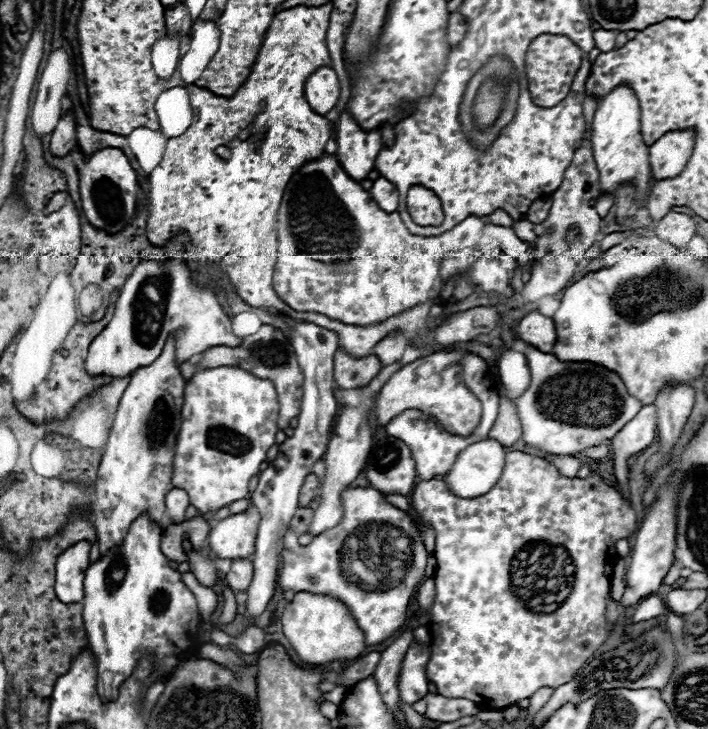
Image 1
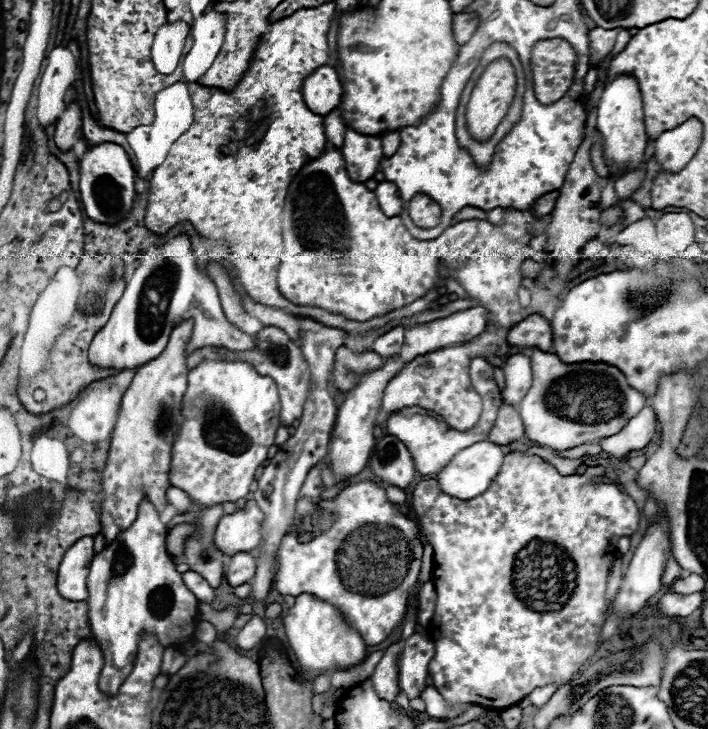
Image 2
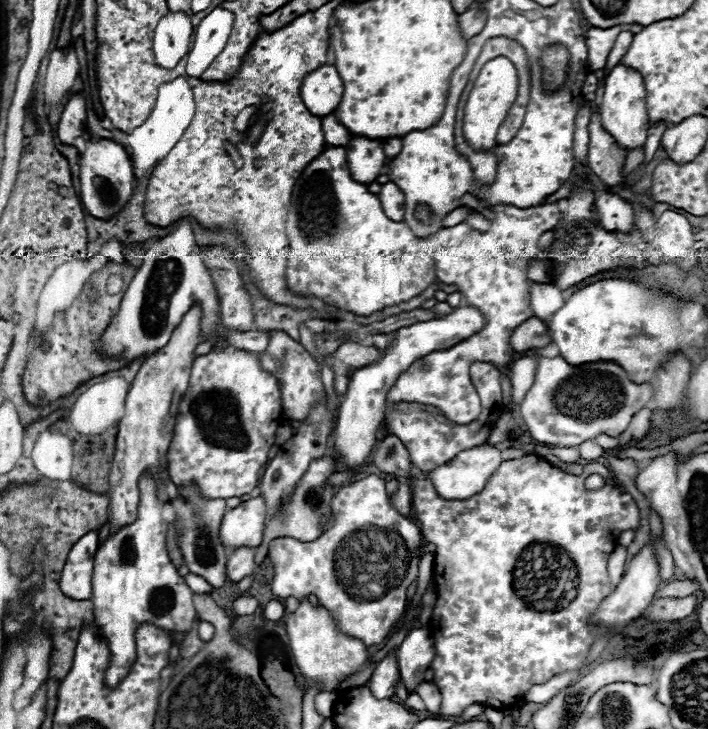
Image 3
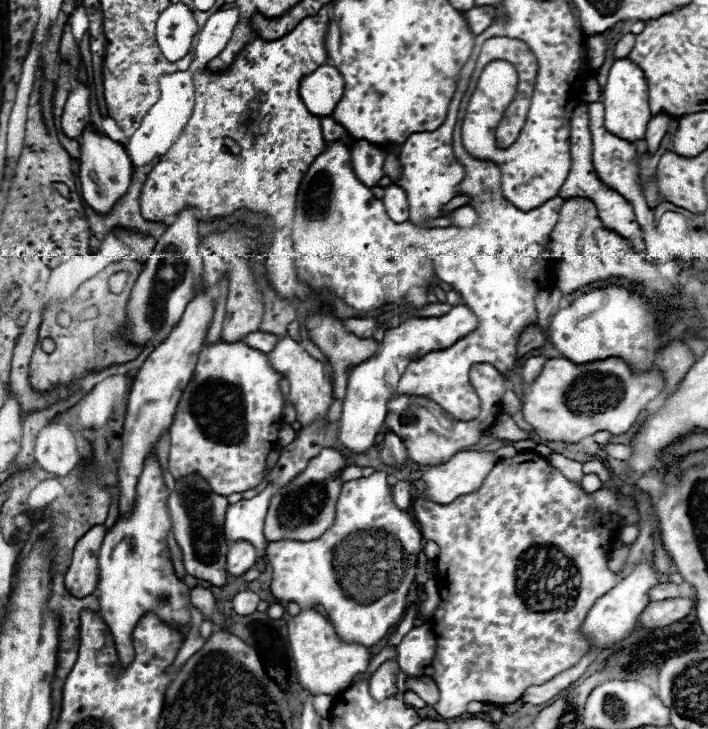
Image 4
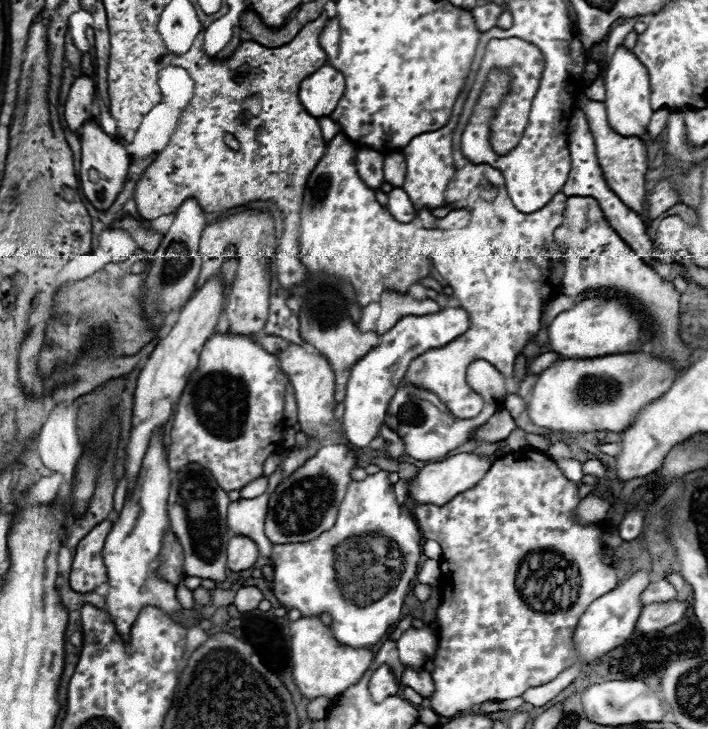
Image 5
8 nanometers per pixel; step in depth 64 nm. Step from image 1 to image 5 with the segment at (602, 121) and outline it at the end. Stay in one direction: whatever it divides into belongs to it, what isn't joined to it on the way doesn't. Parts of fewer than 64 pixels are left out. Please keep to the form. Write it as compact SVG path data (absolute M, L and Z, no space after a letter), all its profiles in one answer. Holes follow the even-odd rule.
M622 44L616 48L606 68L604 88L606 88L604 104L608 108L608 122L612 124L612 128L622 136L642 136L652 116L650 78L648 78L648 70L644 68L644 64L640 64L636 54L632 50L626 50Z

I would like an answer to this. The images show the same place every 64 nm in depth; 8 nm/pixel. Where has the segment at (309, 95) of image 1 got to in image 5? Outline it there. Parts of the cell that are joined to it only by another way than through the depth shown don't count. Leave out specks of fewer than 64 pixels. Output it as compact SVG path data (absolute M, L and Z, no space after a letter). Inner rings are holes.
M322 66L300 84L300 102L310 116L322 118L334 112L344 94L344 76L332 68Z

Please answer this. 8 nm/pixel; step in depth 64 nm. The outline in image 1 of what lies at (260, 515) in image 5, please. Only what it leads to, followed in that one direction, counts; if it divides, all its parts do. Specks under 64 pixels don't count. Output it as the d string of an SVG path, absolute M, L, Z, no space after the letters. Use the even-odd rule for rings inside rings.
M250 504L244 512L232 514L210 526L208 546L218 558L248 558L254 554L256 536L260 526L260 512Z

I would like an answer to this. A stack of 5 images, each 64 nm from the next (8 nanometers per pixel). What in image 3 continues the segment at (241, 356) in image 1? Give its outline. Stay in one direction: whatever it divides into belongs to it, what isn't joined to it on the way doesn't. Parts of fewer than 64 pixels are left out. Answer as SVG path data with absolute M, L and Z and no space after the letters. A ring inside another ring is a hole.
M268 332L270 334L270 342L268 348L260 354L260 362L262 368L268 370L270 374L274 374L280 382L282 382L282 408L284 408L284 416L288 420L306 420L308 412L312 406L316 406L318 402L326 400L326 390L322 384L322 374L320 374L320 364L304 350L304 346L296 340L292 340L288 334L284 332Z

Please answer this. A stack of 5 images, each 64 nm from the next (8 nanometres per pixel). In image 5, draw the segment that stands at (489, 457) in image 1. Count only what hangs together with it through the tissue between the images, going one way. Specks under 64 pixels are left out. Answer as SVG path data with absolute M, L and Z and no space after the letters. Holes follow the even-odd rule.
M456 454L456 456L450 456L446 460L440 460L440 462L428 462L424 468L420 468L420 472L408 482L408 494L410 494L410 500L414 504L436 504L436 506L442 506L446 502L450 502L456 494L460 492L466 492L470 488L474 488L482 478L484 474L490 470L492 464L488 464L482 456L476 456L476 454Z

